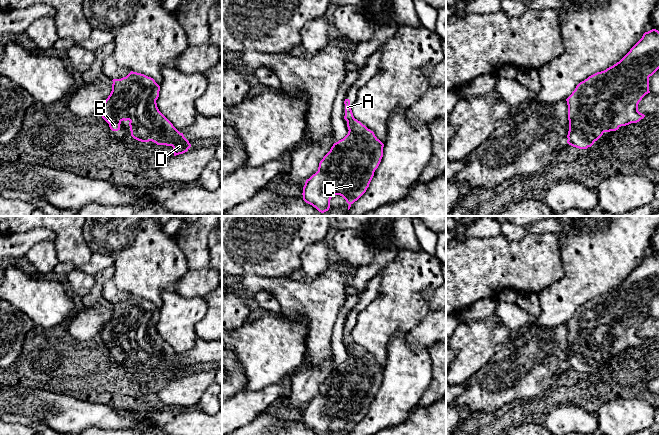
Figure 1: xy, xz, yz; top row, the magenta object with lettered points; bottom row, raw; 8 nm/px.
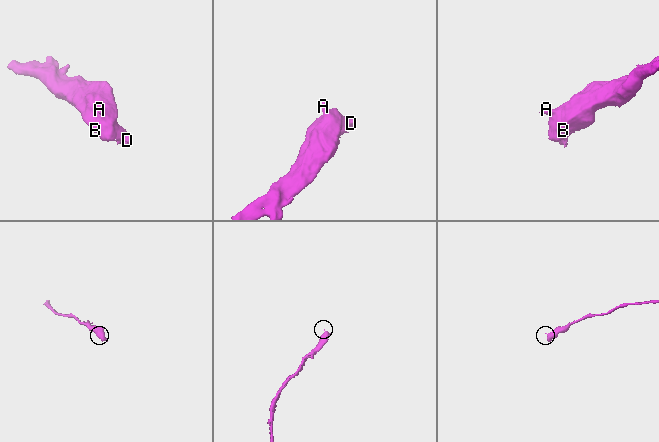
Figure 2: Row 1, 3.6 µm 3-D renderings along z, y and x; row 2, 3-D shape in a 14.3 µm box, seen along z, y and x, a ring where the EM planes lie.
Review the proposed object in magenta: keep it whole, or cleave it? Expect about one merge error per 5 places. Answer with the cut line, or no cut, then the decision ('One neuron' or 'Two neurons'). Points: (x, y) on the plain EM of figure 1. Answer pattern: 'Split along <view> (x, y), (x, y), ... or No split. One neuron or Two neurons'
No split. One neuron

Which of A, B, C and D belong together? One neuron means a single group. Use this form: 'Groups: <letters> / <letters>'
Groups: A B C D

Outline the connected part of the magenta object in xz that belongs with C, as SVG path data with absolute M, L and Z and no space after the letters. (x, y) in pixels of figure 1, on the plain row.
M345 323L344 328L344 343L347 345L348 358L343 363L333 368L330 375L320 385L318 395L306 404L303 411L303 424L315 431L318 435L328 435L330 432L330 424L335 419L340 419L346 424L349 428L349 434L351 429L366 416L374 400L374 396L378 392L383 381L384 368L375 360L373 355L354 342L350 324Z

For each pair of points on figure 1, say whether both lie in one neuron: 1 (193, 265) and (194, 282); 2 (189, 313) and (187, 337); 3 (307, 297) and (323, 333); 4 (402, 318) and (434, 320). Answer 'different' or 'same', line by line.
1: different
2: same
3: same
4: different

